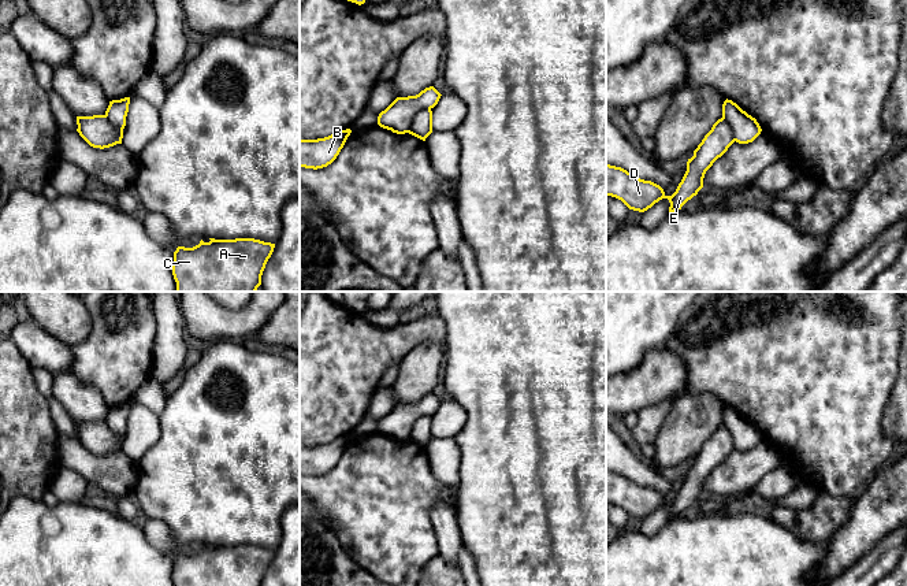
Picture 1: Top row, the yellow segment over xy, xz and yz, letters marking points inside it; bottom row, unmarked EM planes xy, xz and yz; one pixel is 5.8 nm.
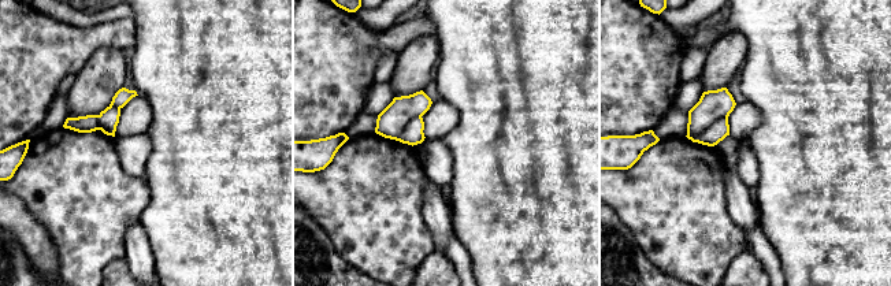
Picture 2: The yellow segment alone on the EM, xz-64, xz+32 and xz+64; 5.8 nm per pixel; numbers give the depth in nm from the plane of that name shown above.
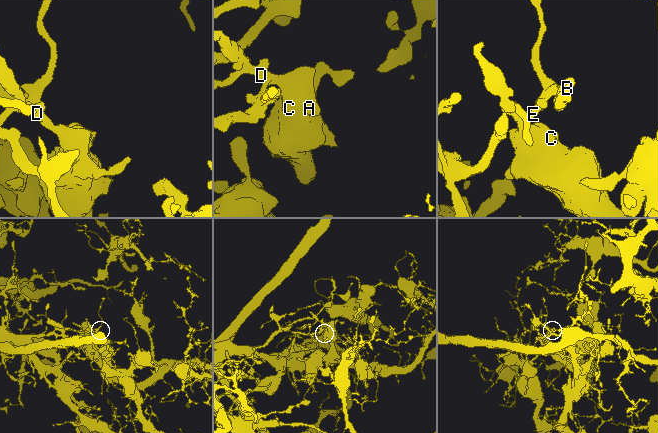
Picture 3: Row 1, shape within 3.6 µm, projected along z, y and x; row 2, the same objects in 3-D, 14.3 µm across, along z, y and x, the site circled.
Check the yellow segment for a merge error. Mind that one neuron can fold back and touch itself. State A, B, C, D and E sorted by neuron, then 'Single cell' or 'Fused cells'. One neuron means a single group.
Groups: A C D E / B. Fused cells

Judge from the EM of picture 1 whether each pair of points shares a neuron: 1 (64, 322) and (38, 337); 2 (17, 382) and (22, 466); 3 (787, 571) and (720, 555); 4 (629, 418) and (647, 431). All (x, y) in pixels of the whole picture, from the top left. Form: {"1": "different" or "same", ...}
{"1": "different", "2": "same", "3": "same", "4": "different"}

